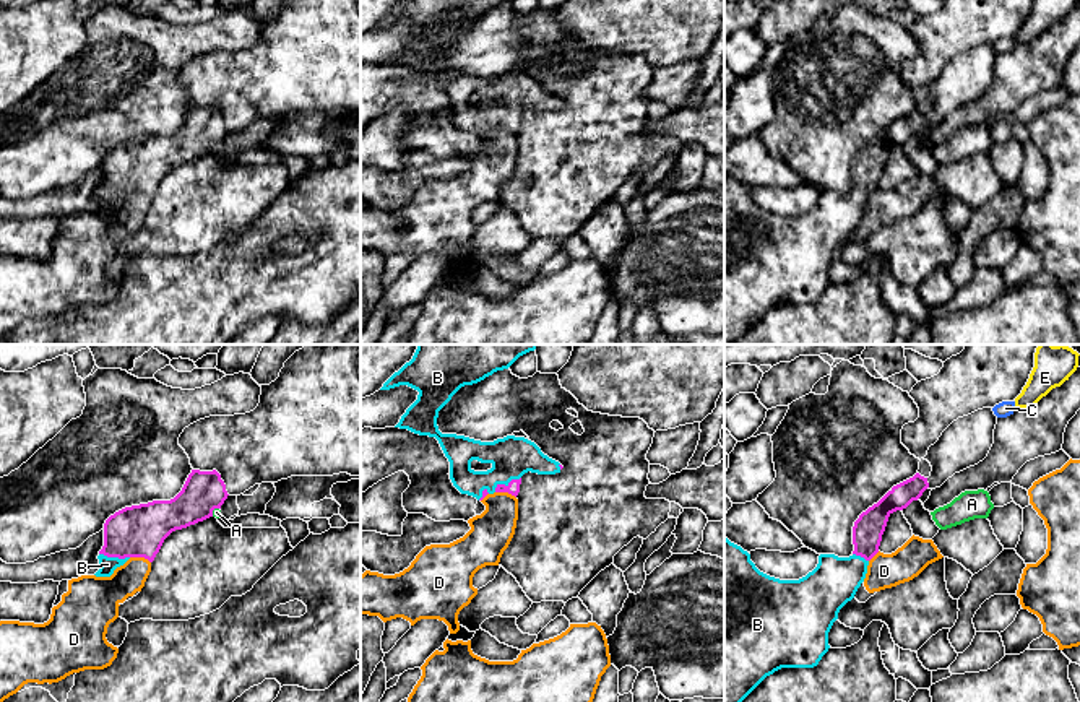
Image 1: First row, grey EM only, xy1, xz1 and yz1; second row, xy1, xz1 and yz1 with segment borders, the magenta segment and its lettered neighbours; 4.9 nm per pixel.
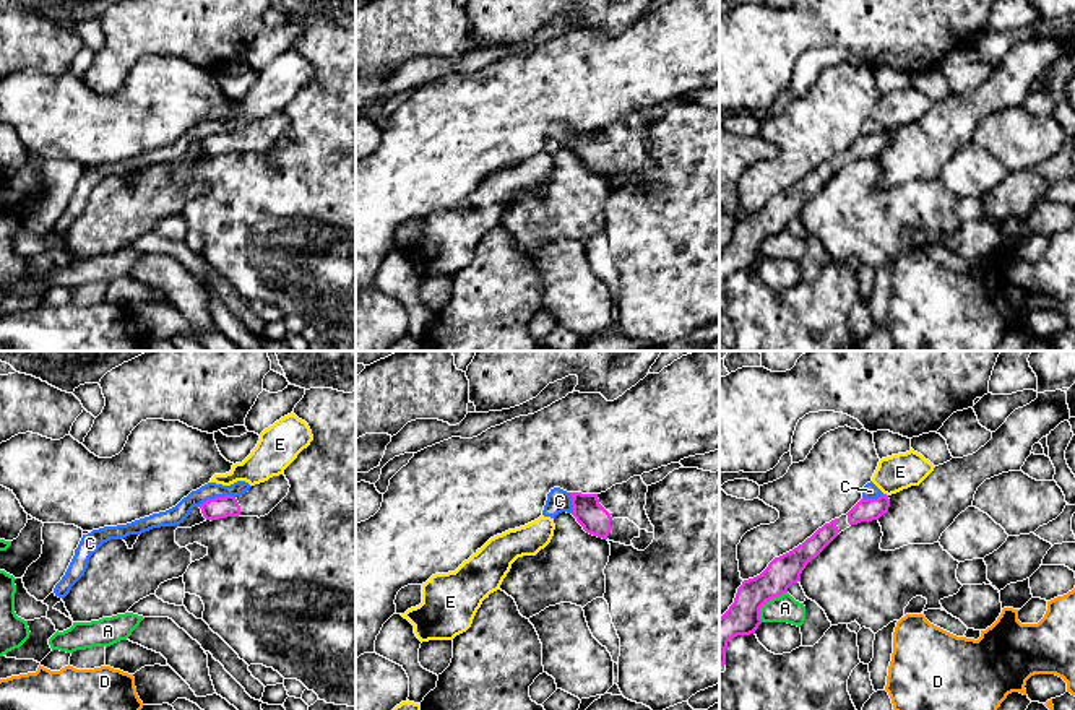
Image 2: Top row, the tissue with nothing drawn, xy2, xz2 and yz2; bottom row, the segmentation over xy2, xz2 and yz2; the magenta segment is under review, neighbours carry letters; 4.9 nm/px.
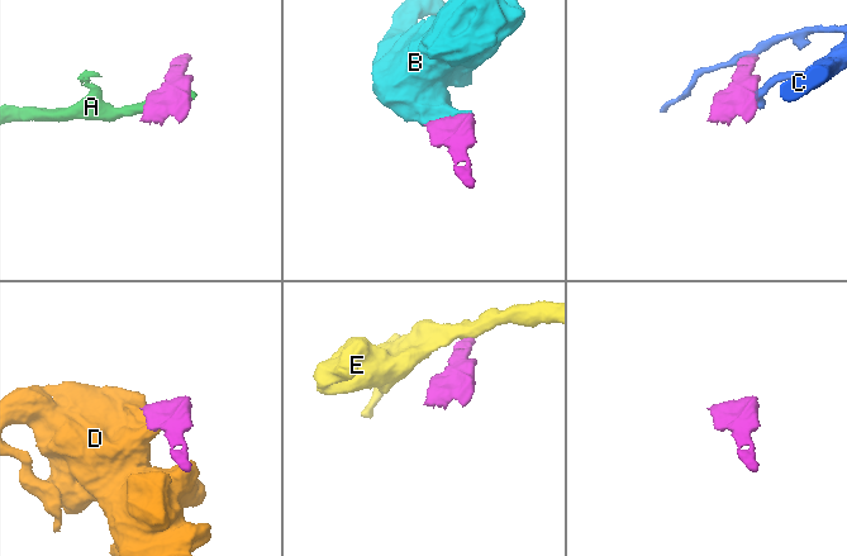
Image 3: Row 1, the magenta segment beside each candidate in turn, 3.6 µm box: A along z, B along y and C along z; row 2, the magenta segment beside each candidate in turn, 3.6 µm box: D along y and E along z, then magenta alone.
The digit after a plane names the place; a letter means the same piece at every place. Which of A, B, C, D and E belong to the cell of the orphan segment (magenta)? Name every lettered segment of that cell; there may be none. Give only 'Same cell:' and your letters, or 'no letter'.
Same cell: B

